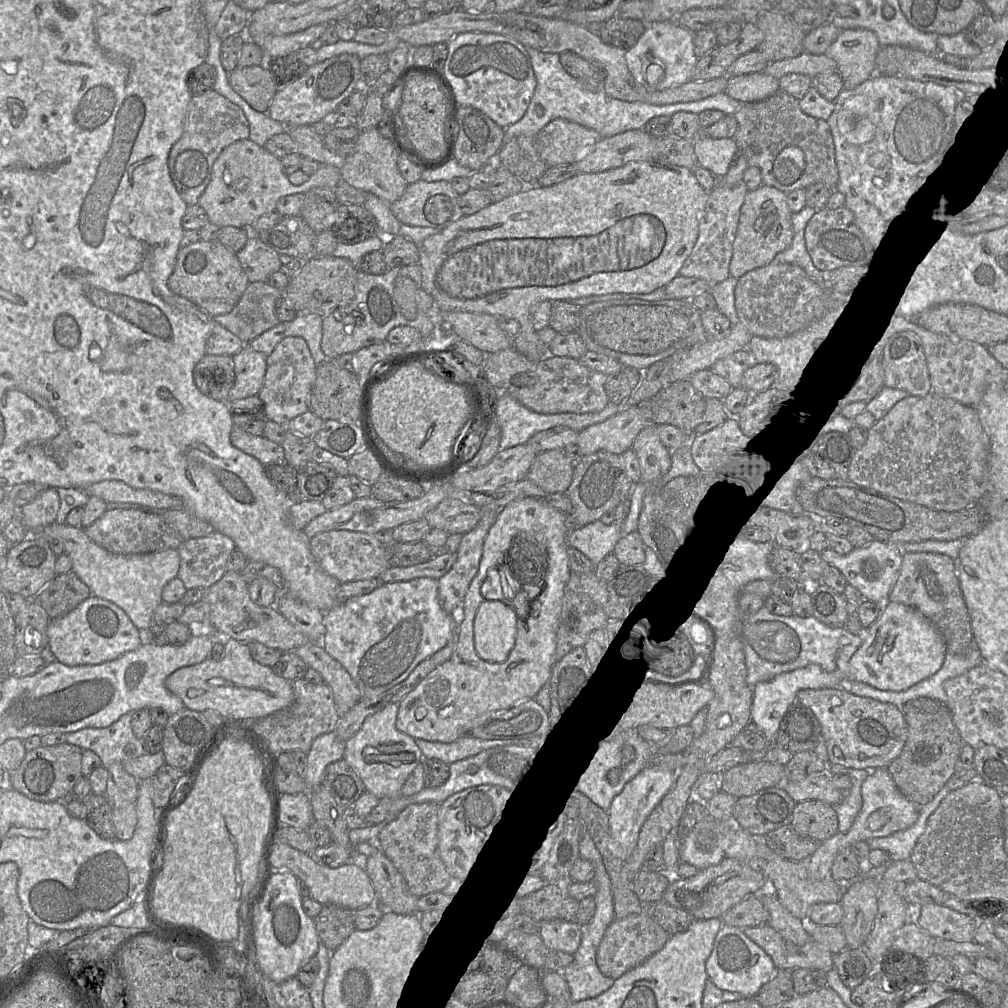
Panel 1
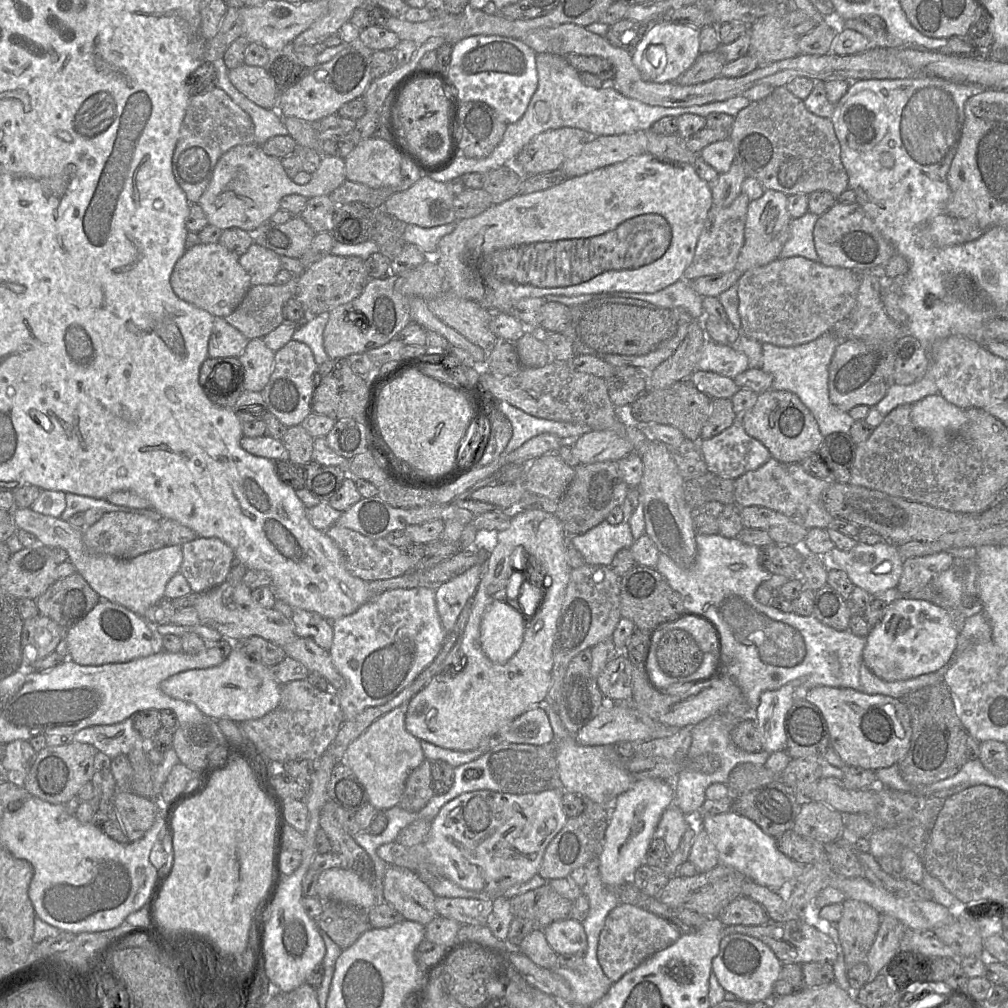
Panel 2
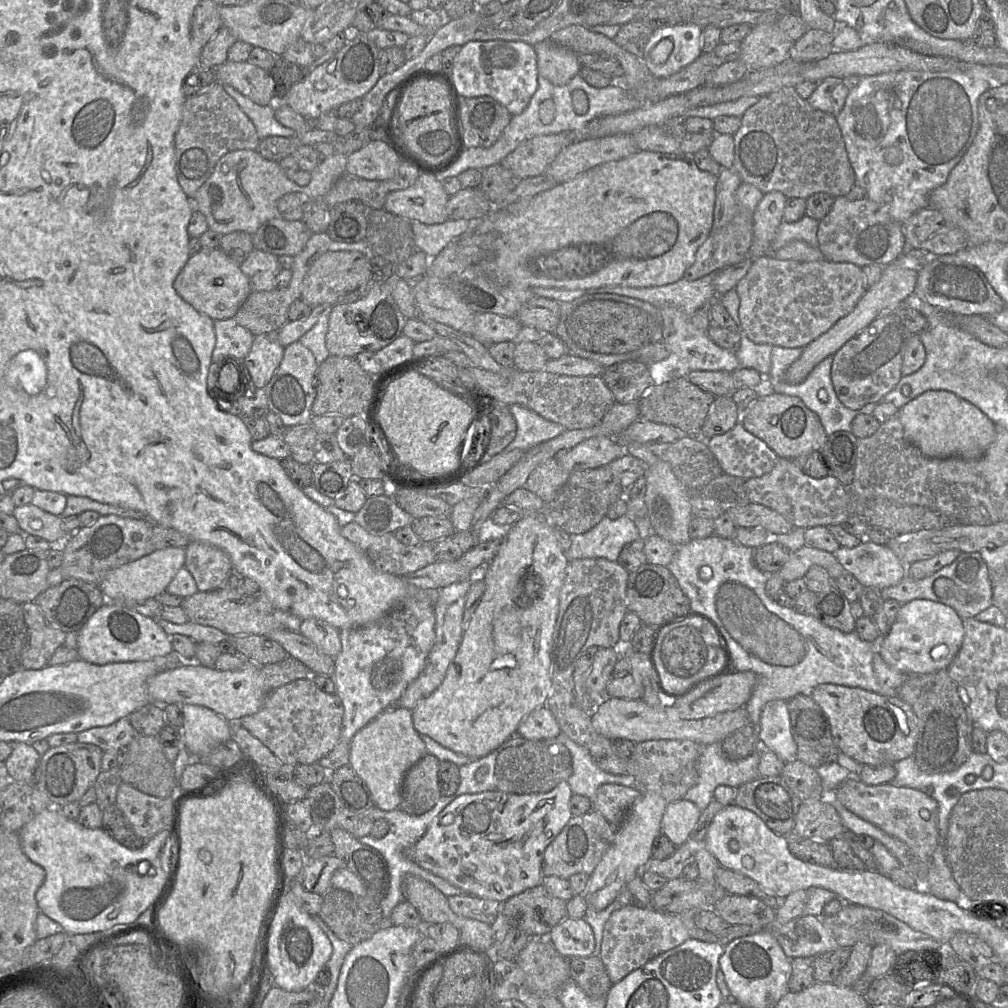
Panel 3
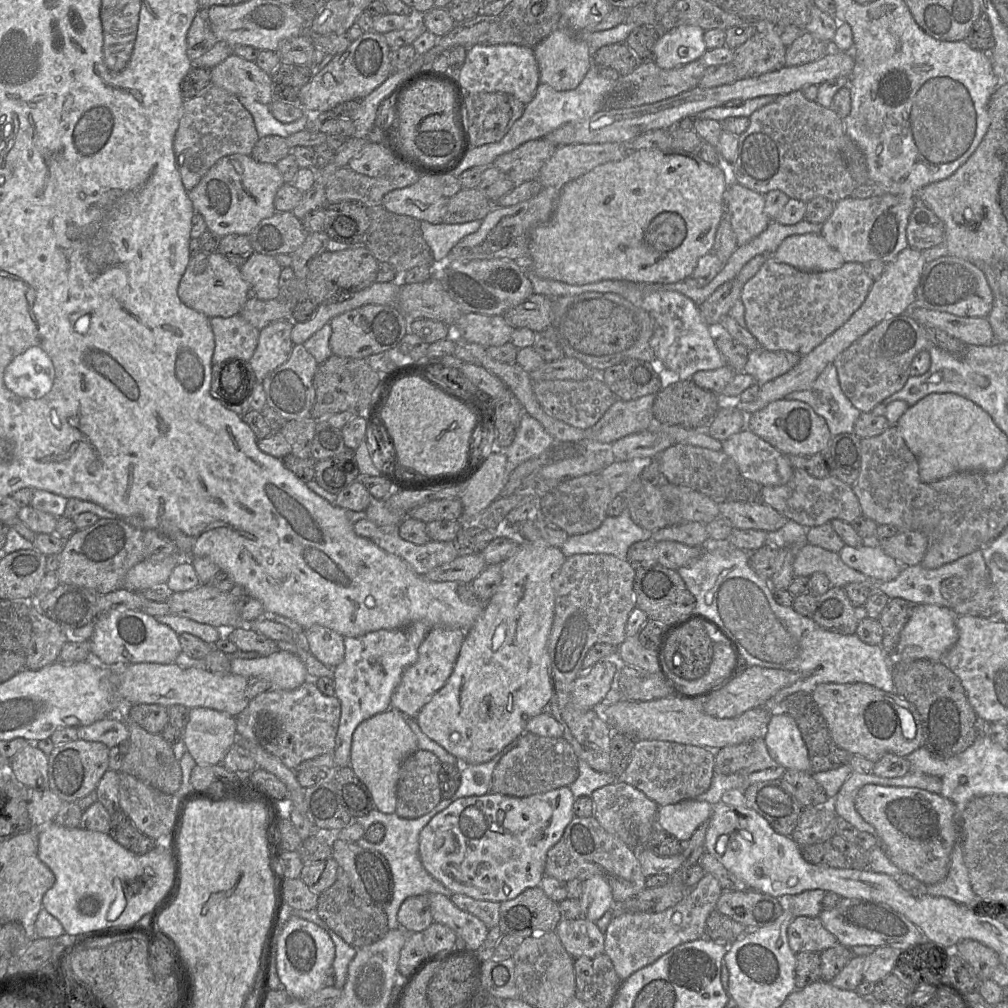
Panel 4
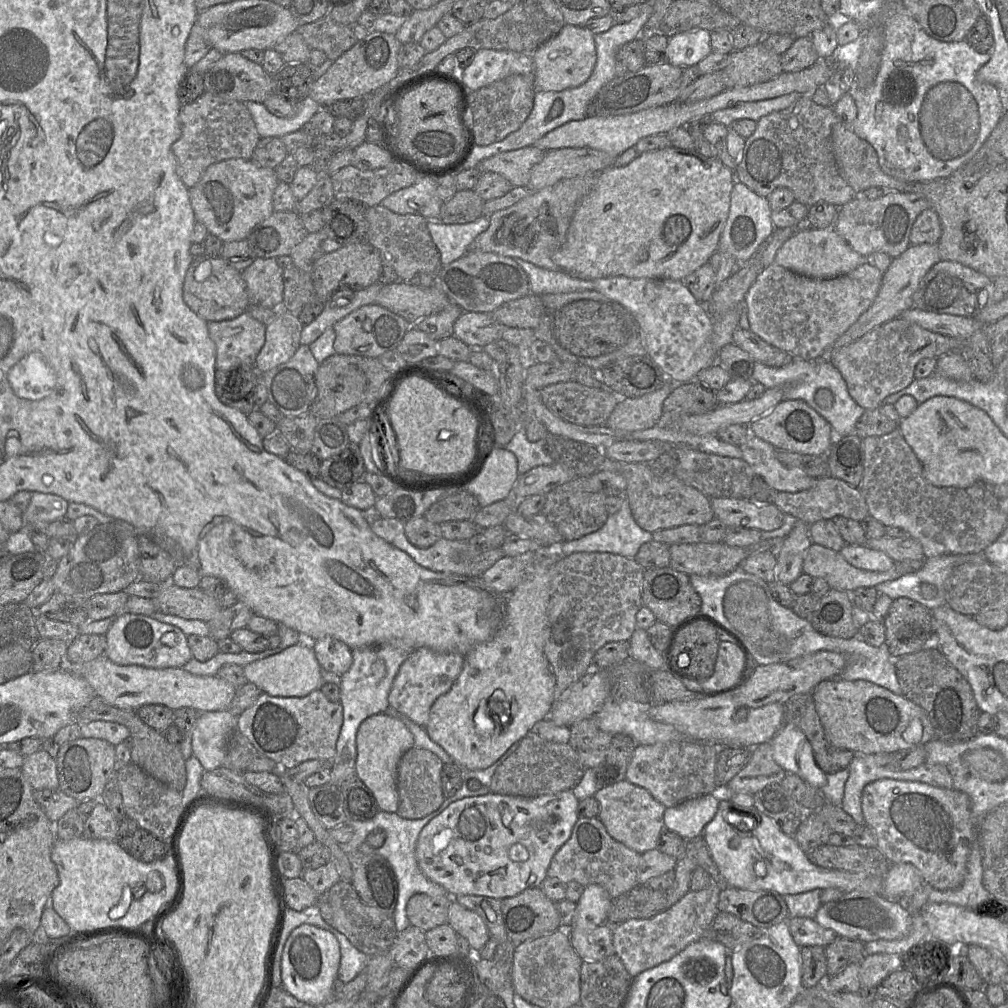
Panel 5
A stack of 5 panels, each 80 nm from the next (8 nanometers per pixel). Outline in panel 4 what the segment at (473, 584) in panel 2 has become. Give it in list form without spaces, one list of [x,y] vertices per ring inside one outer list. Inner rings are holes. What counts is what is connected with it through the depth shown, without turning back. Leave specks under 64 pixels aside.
[[[443,626],[431,627],[418,650],[414,664],[405,669],[391,698],[391,708],[416,719],[421,709],[446,684],[453,672],[465,631]]]

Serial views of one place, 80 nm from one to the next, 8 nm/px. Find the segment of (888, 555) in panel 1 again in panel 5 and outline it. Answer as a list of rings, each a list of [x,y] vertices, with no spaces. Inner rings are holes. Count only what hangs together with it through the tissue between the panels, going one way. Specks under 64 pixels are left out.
[[[846,544],[839,553],[850,565],[862,570],[886,572],[895,565],[885,553],[865,545]]]

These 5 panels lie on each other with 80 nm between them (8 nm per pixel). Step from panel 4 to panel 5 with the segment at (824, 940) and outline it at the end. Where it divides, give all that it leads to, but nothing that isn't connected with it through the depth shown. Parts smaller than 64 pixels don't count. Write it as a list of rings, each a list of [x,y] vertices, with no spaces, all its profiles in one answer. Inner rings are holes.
[[[793,917],[787,921],[793,940],[799,947],[826,947],[837,937],[833,930],[824,928],[814,918]]]

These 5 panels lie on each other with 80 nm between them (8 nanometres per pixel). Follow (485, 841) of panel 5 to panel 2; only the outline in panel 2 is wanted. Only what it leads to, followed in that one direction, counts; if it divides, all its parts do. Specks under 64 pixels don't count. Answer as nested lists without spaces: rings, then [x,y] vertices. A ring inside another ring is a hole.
[[[561,782],[559,789],[537,793],[514,794],[488,789],[462,793],[441,808],[432,821],[424,844],[412,847],[396,842],[383,844],[377,849],[377,856],[388,865],[404,867],[413,872],[417,870],[420,863],[429,863],[430,858],[441,877],[449,879],[460,887],[484,892],[492,897],[503,895],[509,888],[524,883],[538,874],[547,846],[568,819],[562,803],[565,792]]]

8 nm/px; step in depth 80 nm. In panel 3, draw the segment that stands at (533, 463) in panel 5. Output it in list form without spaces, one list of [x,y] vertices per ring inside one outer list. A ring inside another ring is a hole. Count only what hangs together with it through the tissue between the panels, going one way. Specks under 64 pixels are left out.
[[[519,404],[509,405],[509,410],[516,420],[517,431],[515,438],[504,449],[504,452],[514,449],[527,451],[542,442],[559,436],[566,430],[561,424],[547,420]]]

